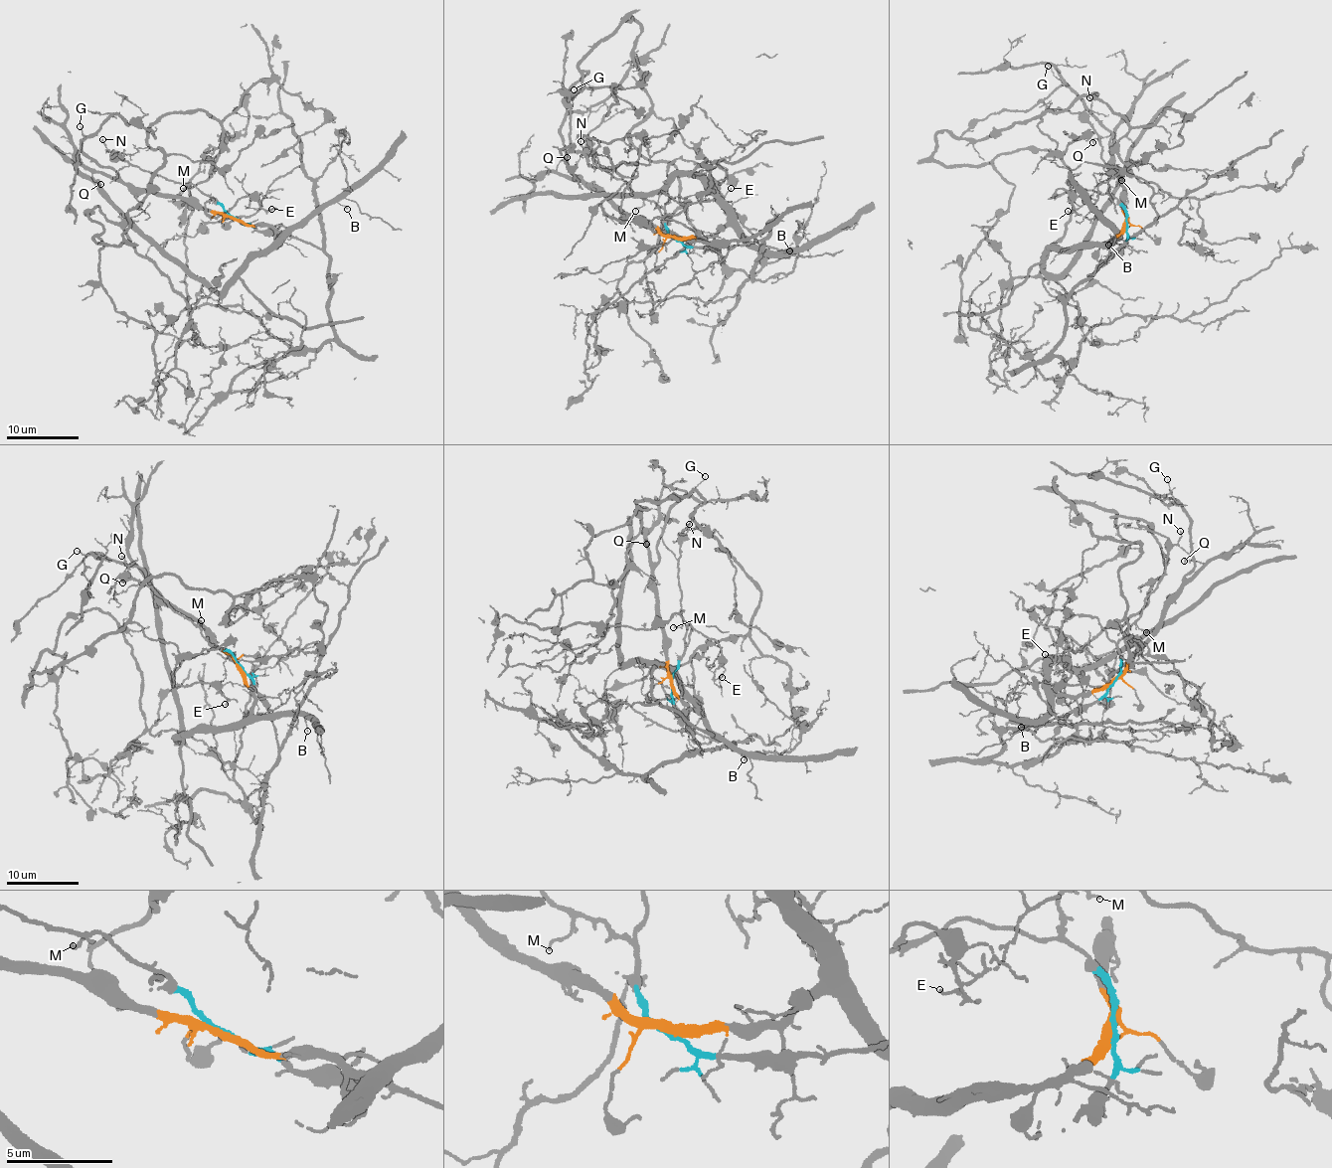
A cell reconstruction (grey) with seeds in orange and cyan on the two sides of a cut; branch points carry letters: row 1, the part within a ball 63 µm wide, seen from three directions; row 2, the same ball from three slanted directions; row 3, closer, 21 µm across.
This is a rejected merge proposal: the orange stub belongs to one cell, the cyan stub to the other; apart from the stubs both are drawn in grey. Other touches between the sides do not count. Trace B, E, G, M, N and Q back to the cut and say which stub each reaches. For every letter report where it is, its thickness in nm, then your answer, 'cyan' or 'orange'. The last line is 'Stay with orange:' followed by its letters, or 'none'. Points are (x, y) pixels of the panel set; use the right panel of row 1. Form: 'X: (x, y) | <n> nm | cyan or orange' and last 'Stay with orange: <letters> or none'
B: (1108, 245) | 90 nm | orange
E: (1068, 211) | 100 nm | cyan
G: (1048, 66) | 70 nm | orange
M: (1121, 180) | 100 nm | cyan
N: (1089, 97) | 120 nm | cyan
Q: (1092, 142) | 100 nm | orange
Stay with orange: B, G, Q

